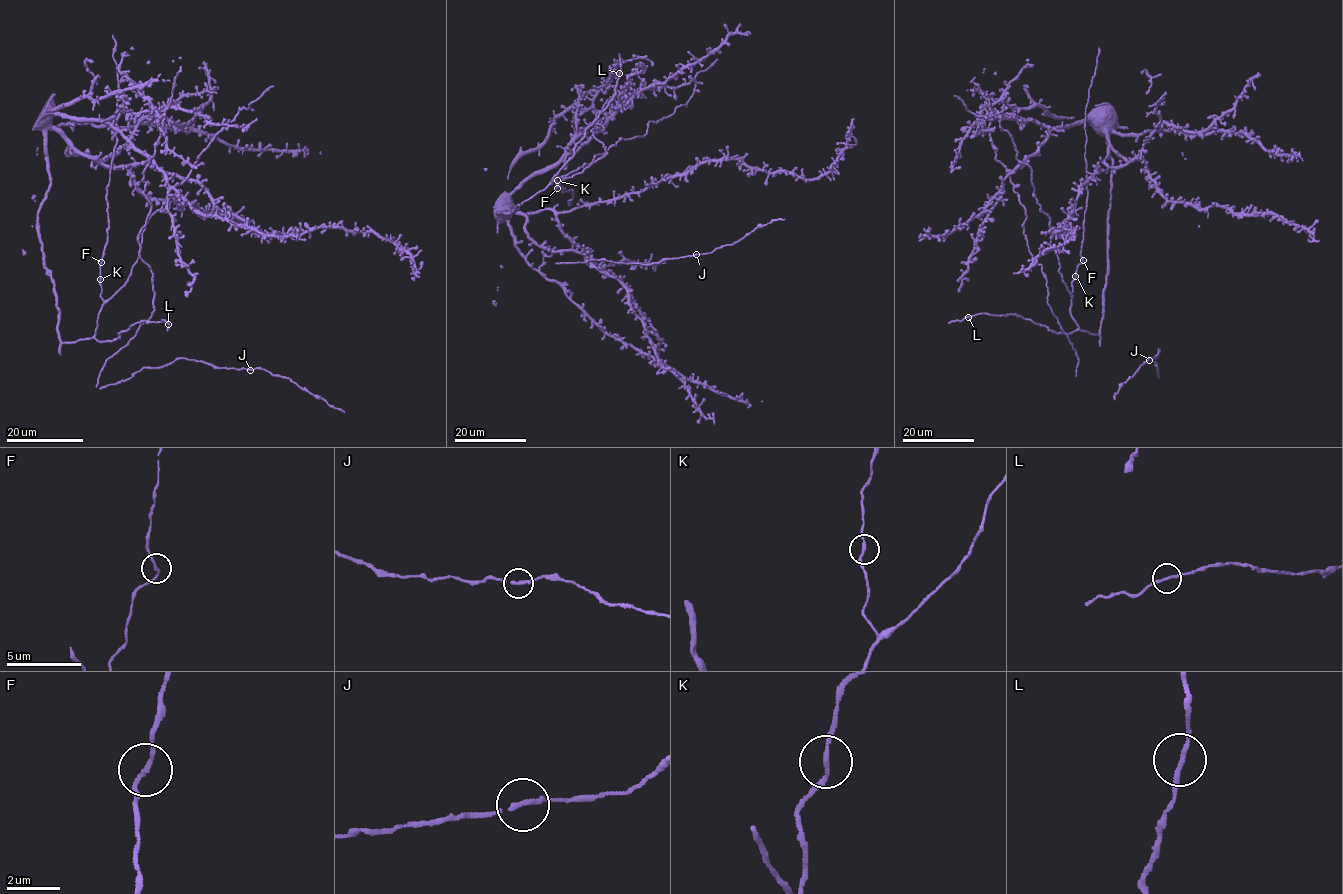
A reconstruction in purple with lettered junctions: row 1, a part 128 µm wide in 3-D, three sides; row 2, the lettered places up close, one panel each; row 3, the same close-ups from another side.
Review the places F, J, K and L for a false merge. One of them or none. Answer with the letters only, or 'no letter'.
no letter

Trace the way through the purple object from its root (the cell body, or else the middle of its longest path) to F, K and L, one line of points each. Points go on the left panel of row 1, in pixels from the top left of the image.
F: (41, 204), (38, 238), (43, 266), (53, 284), (63, 343), (95, 334), (103, 302), (101, 262)
K: (41, 204), (38, 238), (43, 266), (53, 284), (63, 343), (95, 334), (103, 302), (100, 279)
L: (41, 204), (38, 238), (43, 266), (53, 284), (63, 343), (113, 341), (143, 321), (168, 324)

